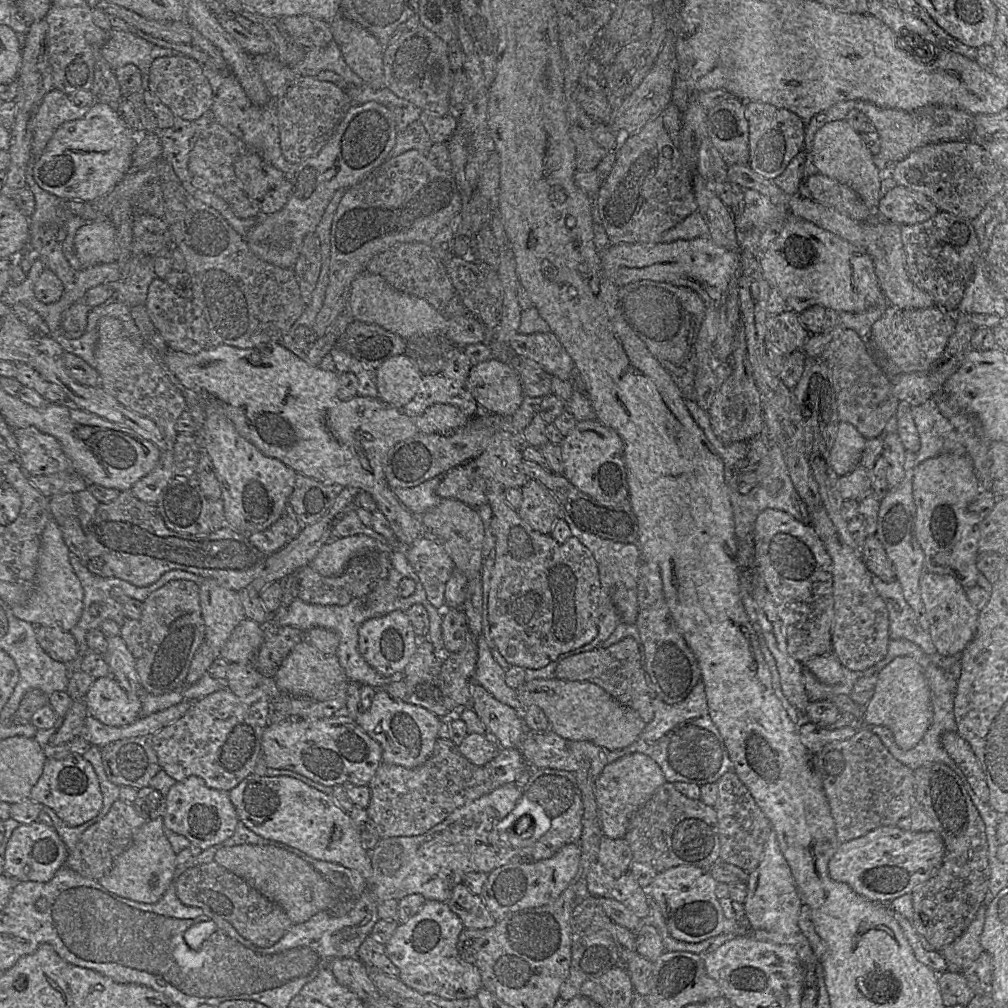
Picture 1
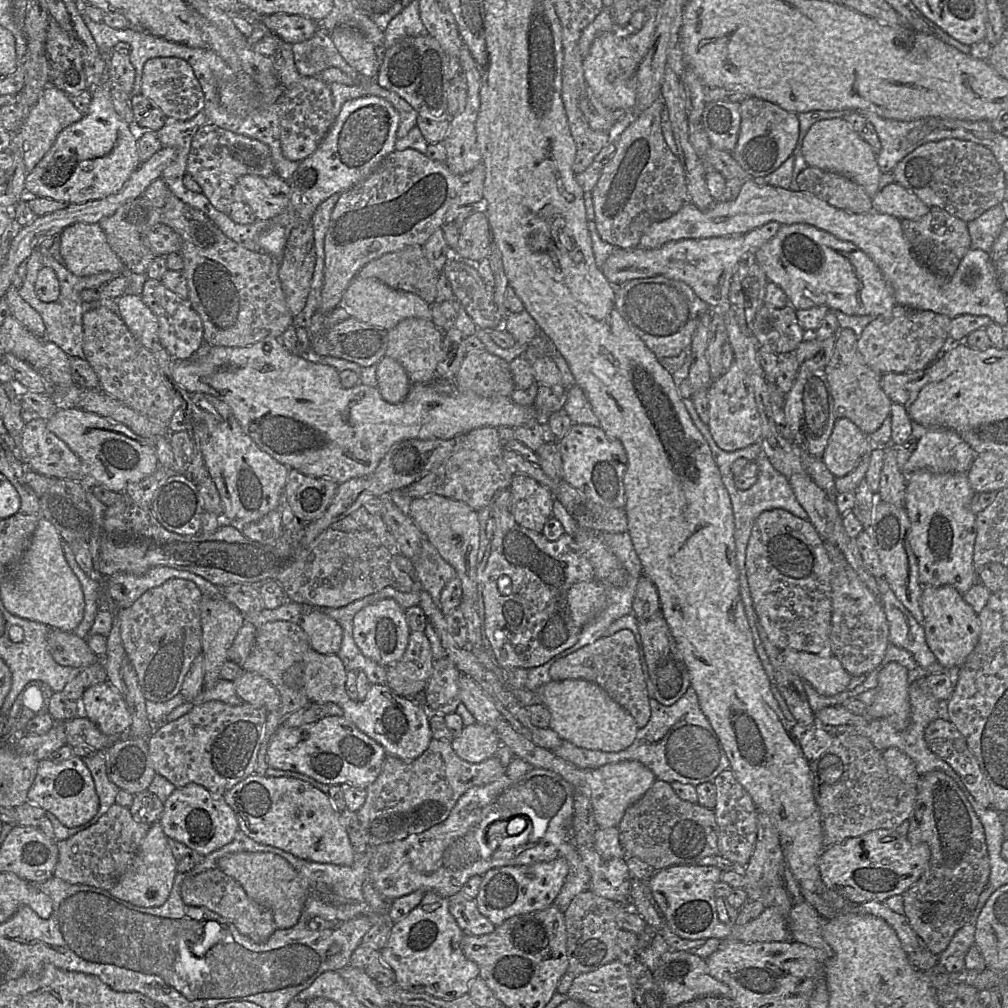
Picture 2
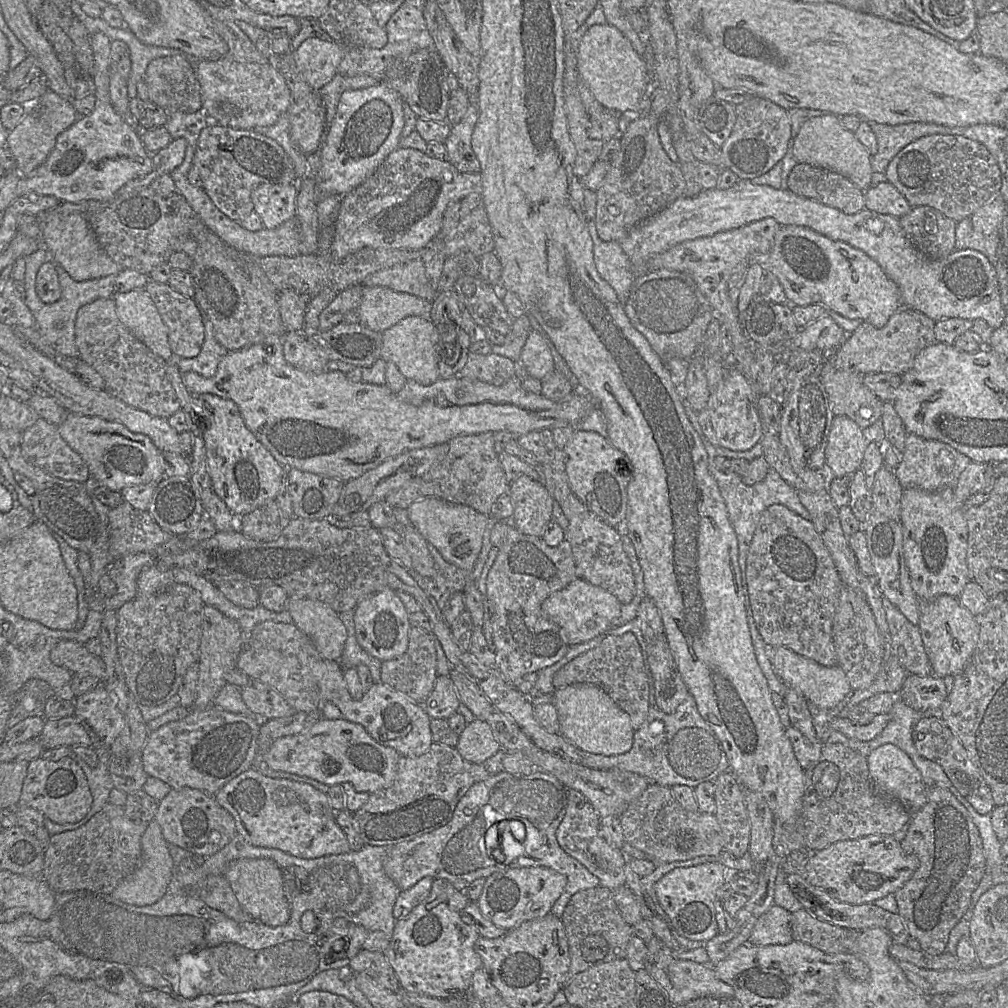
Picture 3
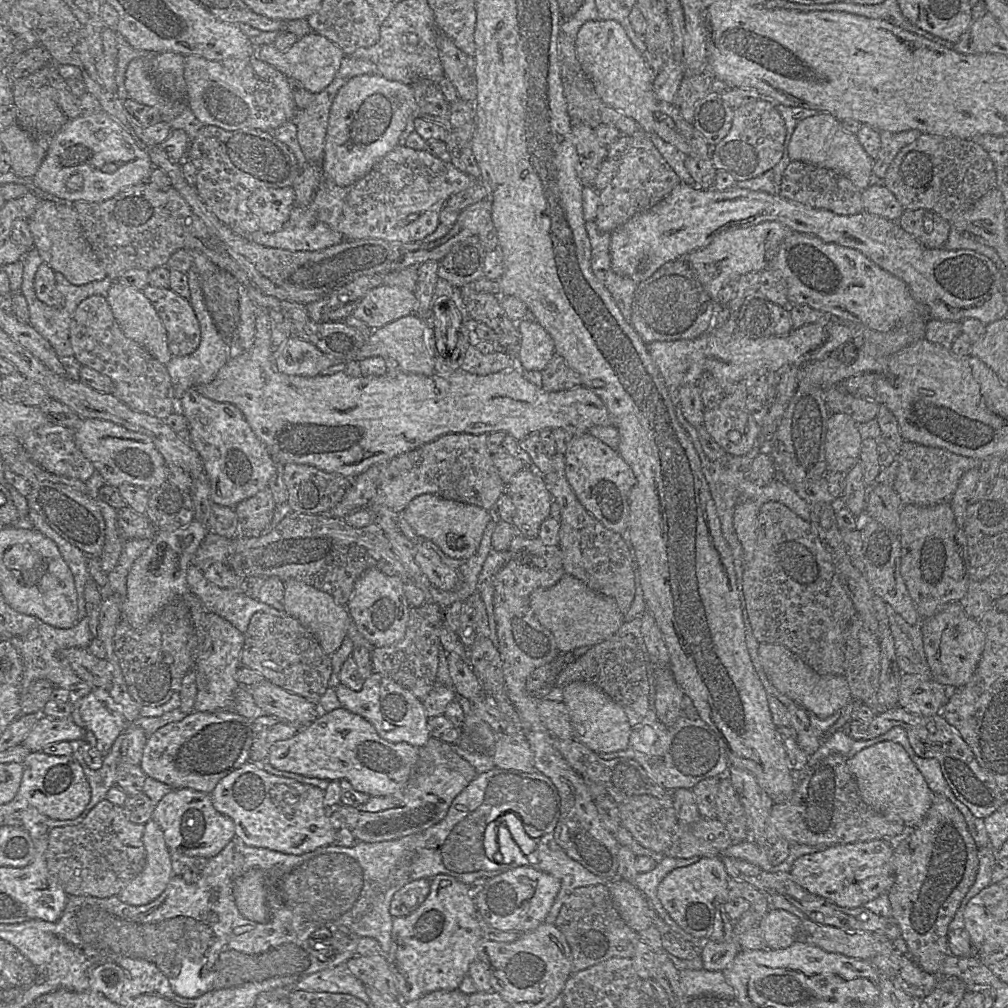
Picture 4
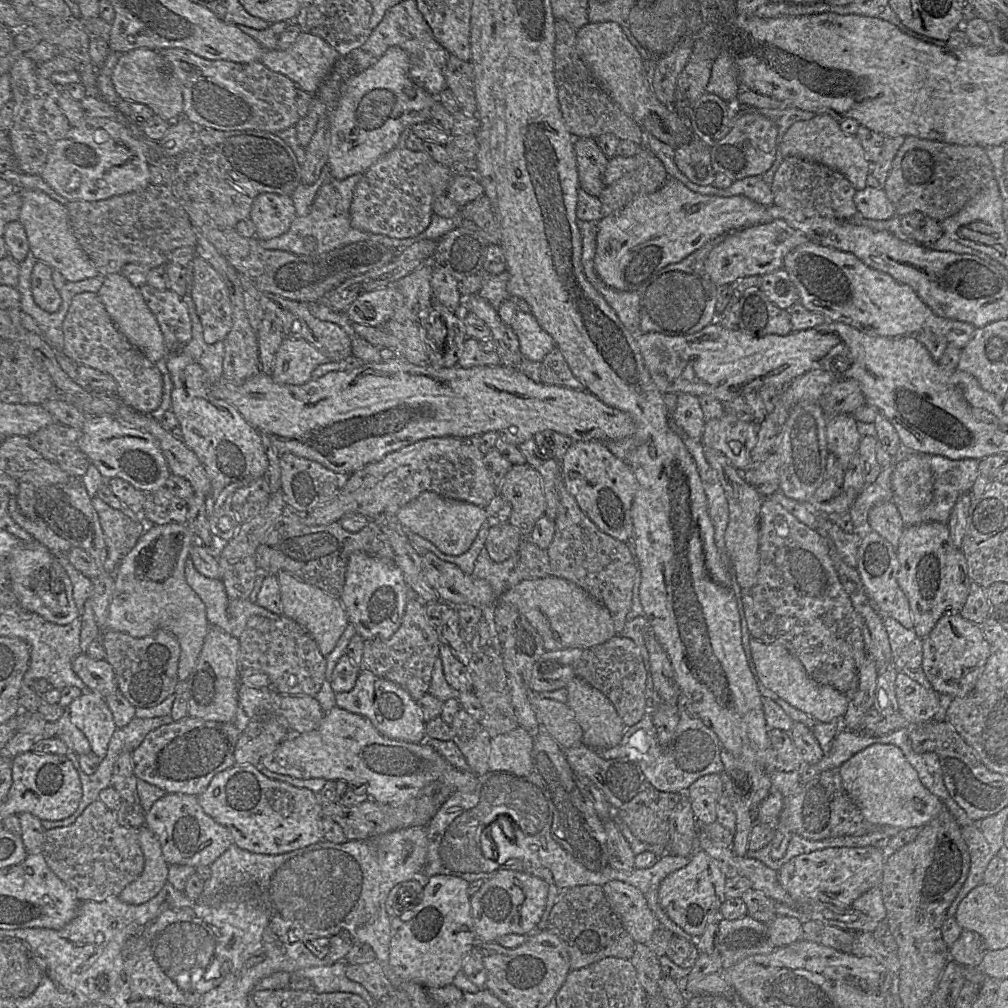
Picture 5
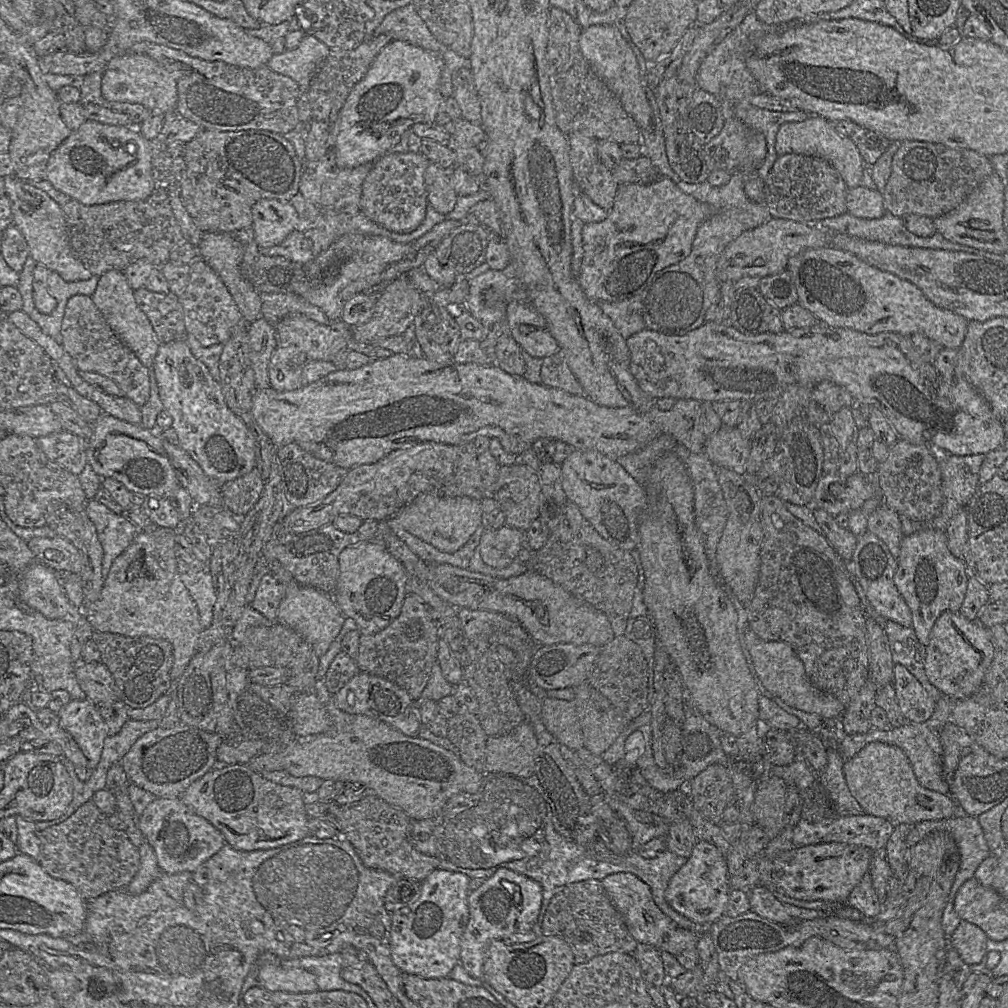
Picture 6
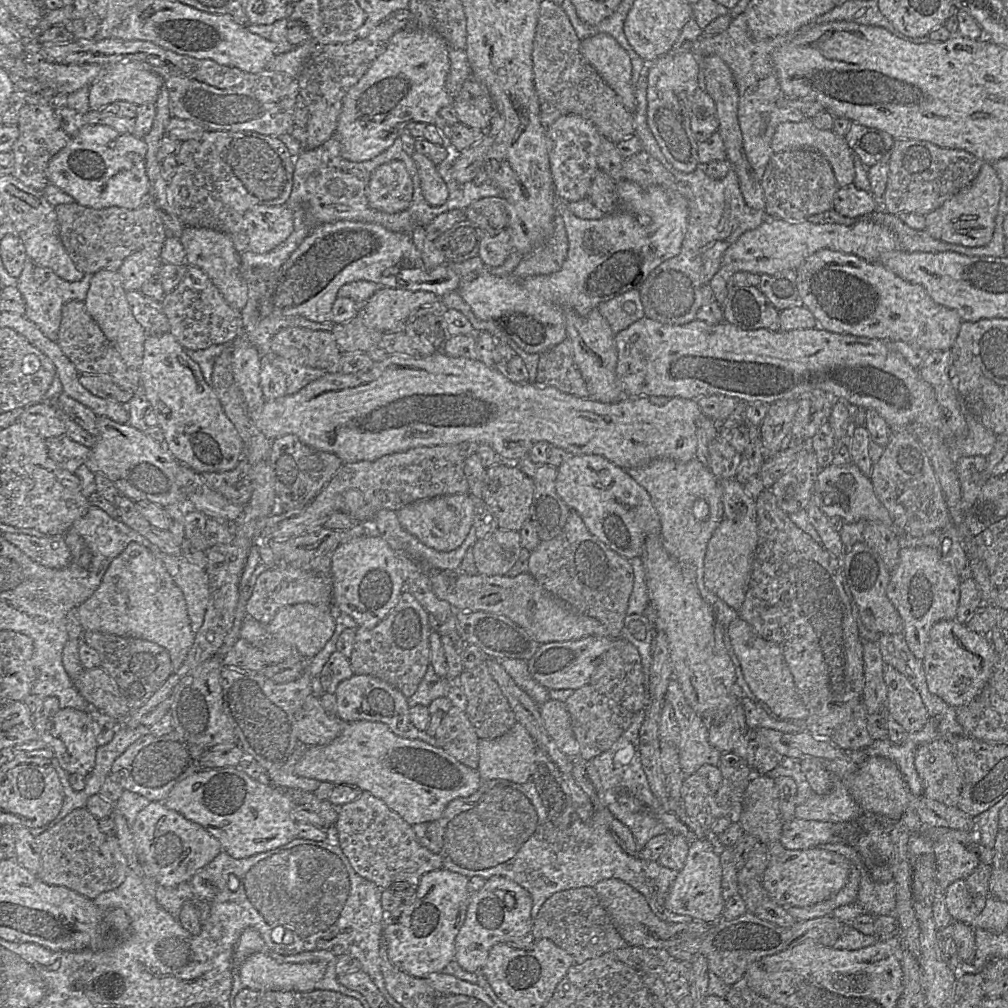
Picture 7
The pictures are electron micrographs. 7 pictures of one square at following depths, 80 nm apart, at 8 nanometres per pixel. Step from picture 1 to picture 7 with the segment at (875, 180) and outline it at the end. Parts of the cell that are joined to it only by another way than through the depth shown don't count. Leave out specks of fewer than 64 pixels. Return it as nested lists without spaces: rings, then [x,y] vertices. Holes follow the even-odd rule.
[[[811,120],[800,123],[781,123],[772,138],[771,147],[775,154],[794,150],[808,150],[821,154],[832,167],[834,176],[840,188],[853,184],[855,178],[854,152],[844,137],[835,134],[832,130],[816,128]]]

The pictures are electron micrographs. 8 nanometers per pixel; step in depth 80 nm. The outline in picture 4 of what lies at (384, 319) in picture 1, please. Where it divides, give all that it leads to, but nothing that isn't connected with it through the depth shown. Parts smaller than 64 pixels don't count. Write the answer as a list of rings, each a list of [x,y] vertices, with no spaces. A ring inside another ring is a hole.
[[[383,284],[371,289],[352,312],[371,329],[378,329],[401,317],[415,314],[418,301],[405,287]]]

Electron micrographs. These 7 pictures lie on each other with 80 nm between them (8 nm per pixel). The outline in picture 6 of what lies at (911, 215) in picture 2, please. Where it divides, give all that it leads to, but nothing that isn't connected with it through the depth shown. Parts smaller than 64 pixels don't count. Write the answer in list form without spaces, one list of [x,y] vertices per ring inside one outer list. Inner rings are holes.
[[[863,186],[848,189],[846,207],[847,213],[858,218],[876,219],[887,212],[883,193]]]

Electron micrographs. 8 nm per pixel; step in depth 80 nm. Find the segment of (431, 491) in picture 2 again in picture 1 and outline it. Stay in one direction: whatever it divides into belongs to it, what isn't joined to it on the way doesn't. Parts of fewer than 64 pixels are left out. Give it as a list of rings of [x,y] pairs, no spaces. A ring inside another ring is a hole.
[[[509,429],[497,431],[481,454],[444,472],[436,490],[437,495],[441,498],[456,499],[477,508],[488,503],[487,481],[496,481],[507,489],[520,489],[529,478],[522,470],[523,455],[513,446],[510,435]]]

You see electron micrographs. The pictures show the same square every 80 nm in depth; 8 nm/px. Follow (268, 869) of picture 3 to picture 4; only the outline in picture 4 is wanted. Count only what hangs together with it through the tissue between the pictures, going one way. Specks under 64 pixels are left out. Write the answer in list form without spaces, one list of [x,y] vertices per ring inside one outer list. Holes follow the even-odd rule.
[[[249,870],[238,877],[233,887],[233,897],[240,914],[257,923],[268,922],[268,892],[269,878],[262,870]]]

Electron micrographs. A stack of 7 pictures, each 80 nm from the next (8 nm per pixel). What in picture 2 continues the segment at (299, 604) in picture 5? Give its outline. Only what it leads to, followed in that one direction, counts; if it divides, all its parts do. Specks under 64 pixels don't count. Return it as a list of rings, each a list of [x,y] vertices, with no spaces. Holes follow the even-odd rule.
[[[307,607],[299,625],[307,634],[312,649],[320,654],[338,653],[343,637],[342,627],[320,608]]]

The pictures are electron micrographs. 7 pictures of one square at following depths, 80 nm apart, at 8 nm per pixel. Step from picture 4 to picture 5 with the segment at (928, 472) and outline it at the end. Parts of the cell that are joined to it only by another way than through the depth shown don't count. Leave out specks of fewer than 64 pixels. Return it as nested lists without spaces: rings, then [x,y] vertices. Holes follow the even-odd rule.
[[[928,455],[929,463],[934,475],[933,497],[930,503],[925,506],[912,506],[901,499],[893,496],[892,501],[897,505],[902,516],[904,526],[914,526],[926,522],[948,523],[951,511],[959,498],[966,492],[971,492],[978,476],[980,460],[966,458],[960,460],[949,459],[941,455]]]

